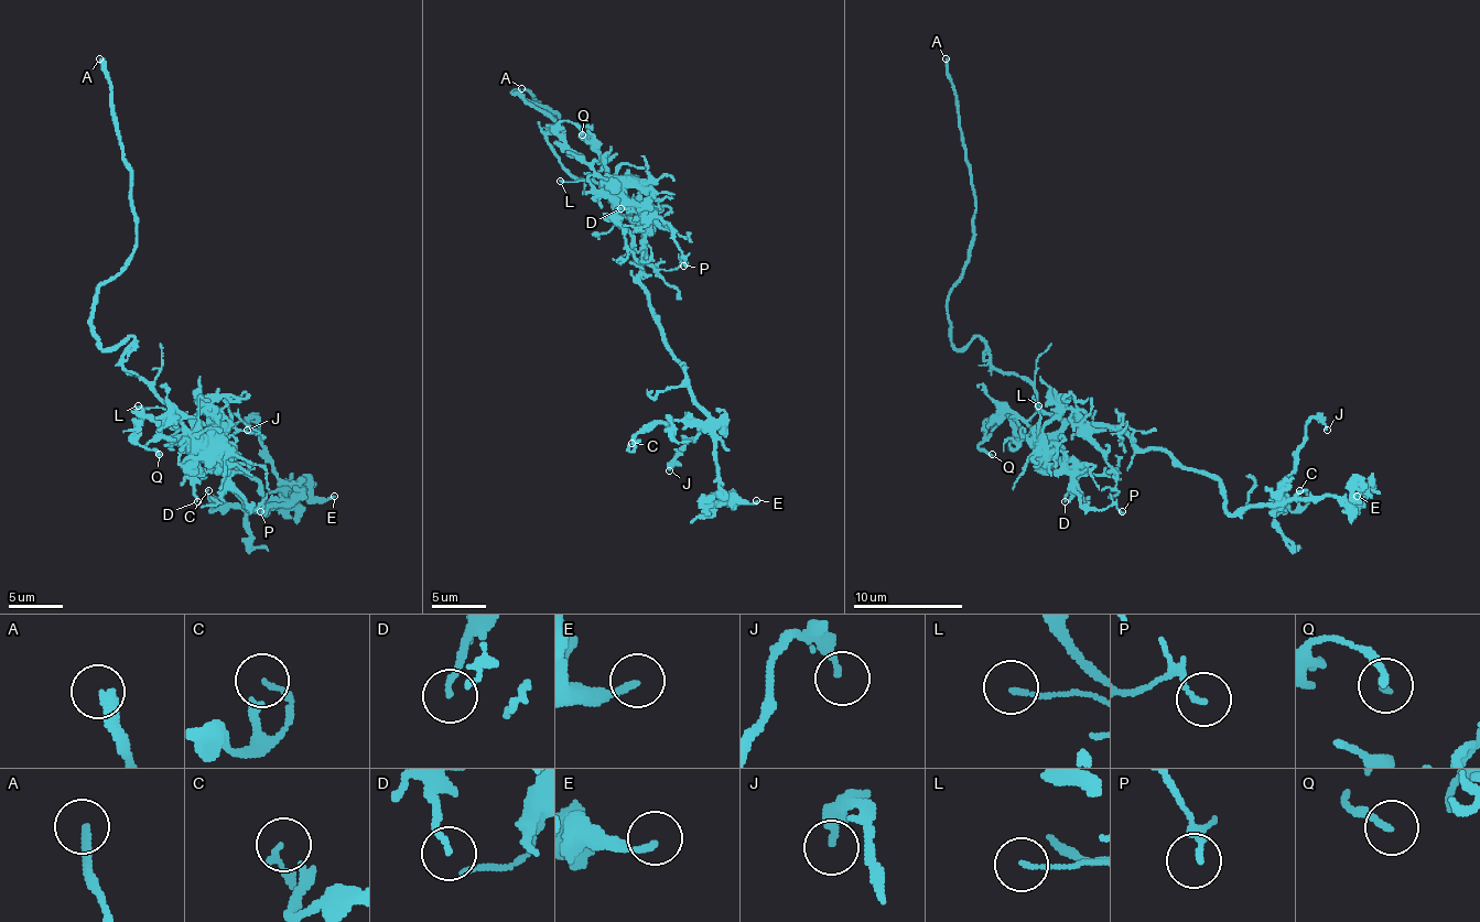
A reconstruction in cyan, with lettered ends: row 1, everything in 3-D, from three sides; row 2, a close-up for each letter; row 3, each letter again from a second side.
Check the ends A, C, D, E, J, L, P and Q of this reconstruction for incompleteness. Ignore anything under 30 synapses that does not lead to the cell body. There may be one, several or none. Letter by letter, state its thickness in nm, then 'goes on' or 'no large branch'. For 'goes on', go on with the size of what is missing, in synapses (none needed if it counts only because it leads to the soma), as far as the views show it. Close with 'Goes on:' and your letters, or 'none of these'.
A: 240 nm thick; goes on
C: 150 nm thick; no large branch
D: 100 nm thick; no large branch
E: 180 nm thick; no large branch
J: 240 nm thick; no large branch
L: 110 nm thick; no large branch
P: 140 nm thick; no large branch
Q: 190 nm thick; no large branch
Goes on: A

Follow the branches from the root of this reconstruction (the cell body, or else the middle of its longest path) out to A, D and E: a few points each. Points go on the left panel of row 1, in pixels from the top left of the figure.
A: (157, 391), (123, 367), (132, 337), (101, 348), (92, 324), (94, 293), (134, 247), (132, 173), (99, 58)
D: (157, 391), (192, 424), (192, 433), (203, 444), (203, 459), (195, 474), (197, 501)
E: (157, 391), (216, 433), (216, 446), (258, 485), (263, 514), (293, 496), (301, 506), (334, 496)

